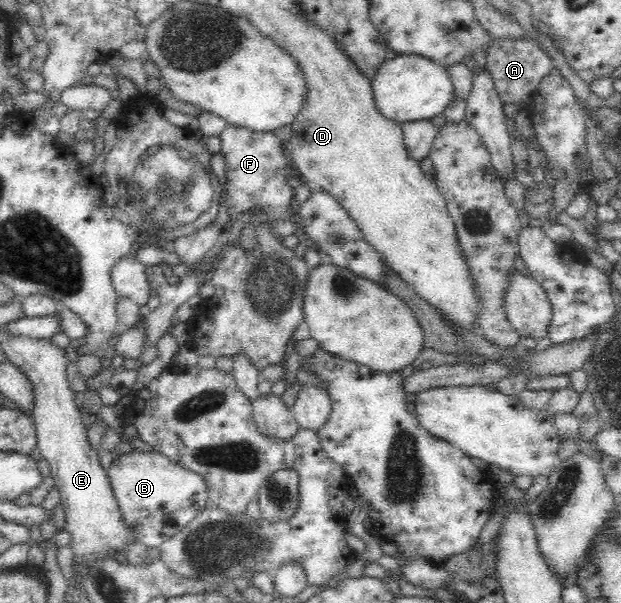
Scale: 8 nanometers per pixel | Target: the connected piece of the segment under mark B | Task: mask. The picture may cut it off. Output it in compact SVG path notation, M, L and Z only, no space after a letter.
M129 452L113 460L107 471L114 495L116 496L124 521L131 527L136 542L146 545L148 549L159 546L182 531L195 517L198 517L209 505L208 488L204 478L180 464L170 461L168 456L154 452Z

